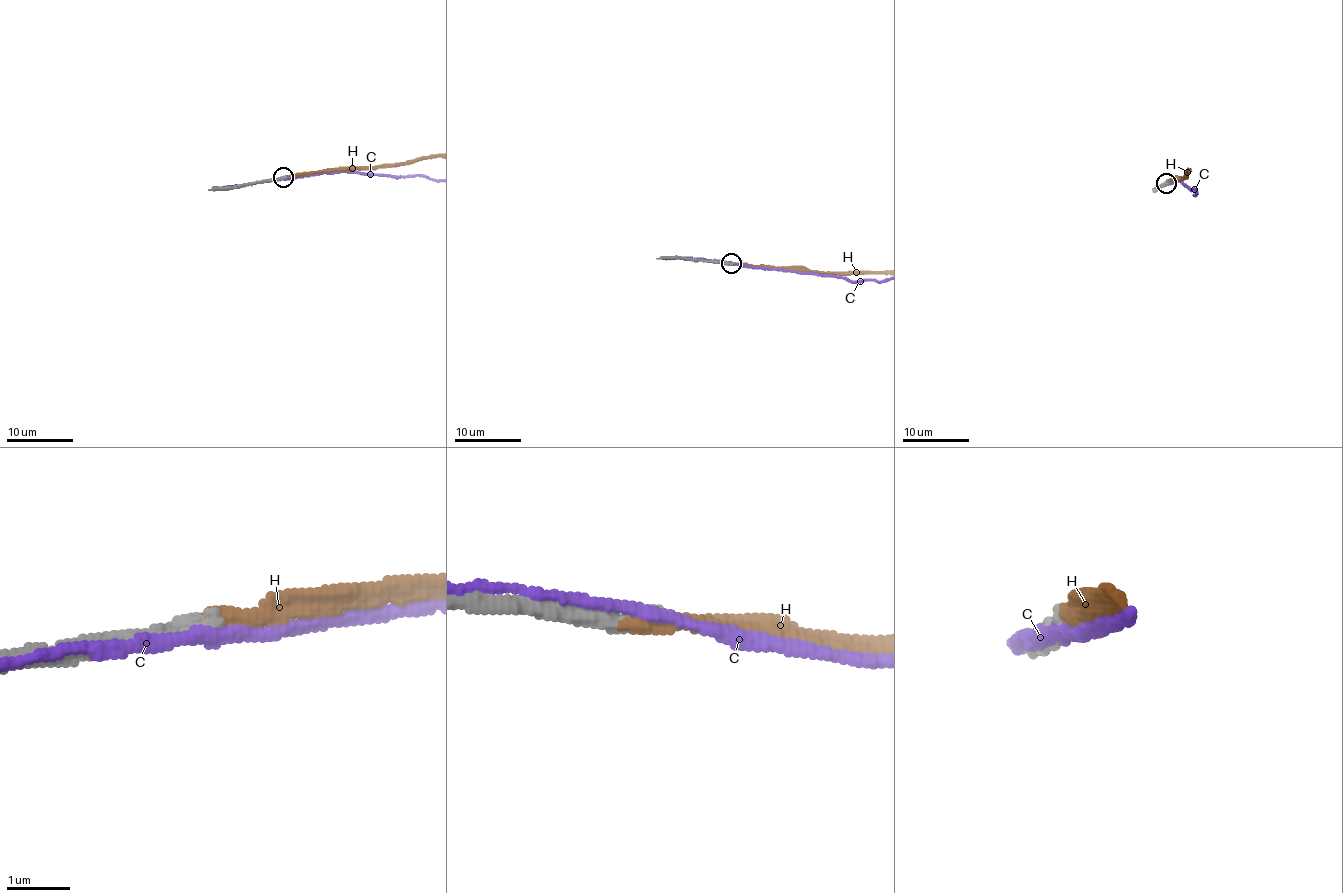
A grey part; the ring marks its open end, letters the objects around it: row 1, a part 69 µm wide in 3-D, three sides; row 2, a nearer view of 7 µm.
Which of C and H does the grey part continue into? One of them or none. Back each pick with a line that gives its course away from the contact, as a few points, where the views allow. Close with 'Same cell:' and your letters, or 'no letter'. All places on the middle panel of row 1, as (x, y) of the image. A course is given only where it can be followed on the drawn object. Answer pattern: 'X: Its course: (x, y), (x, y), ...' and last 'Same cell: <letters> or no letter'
Same cell: H

